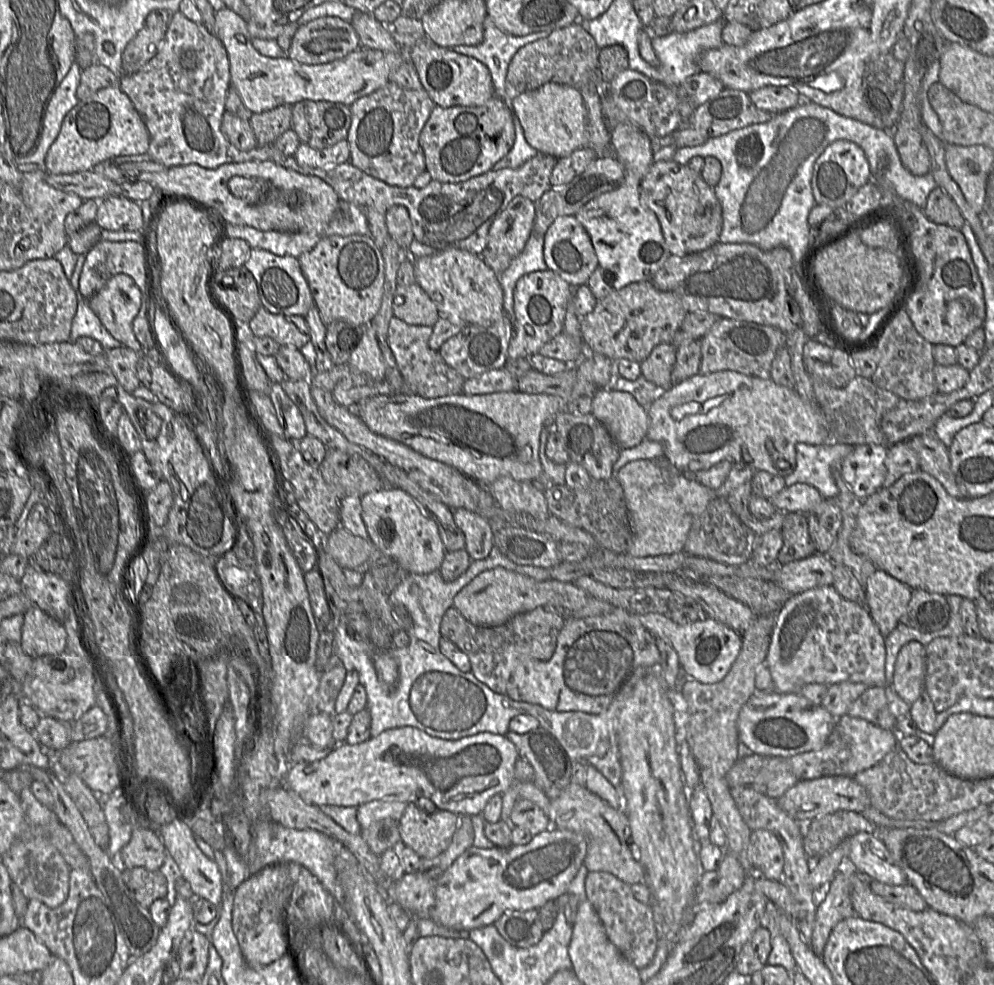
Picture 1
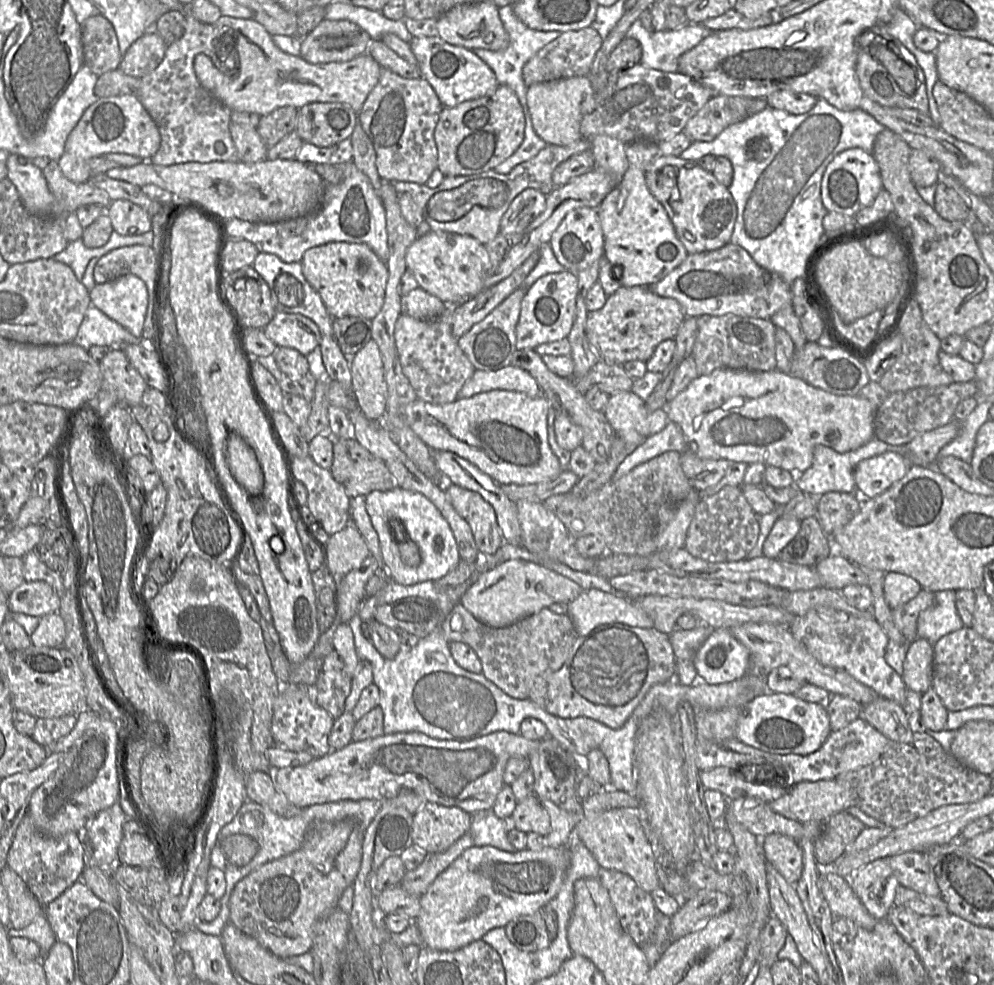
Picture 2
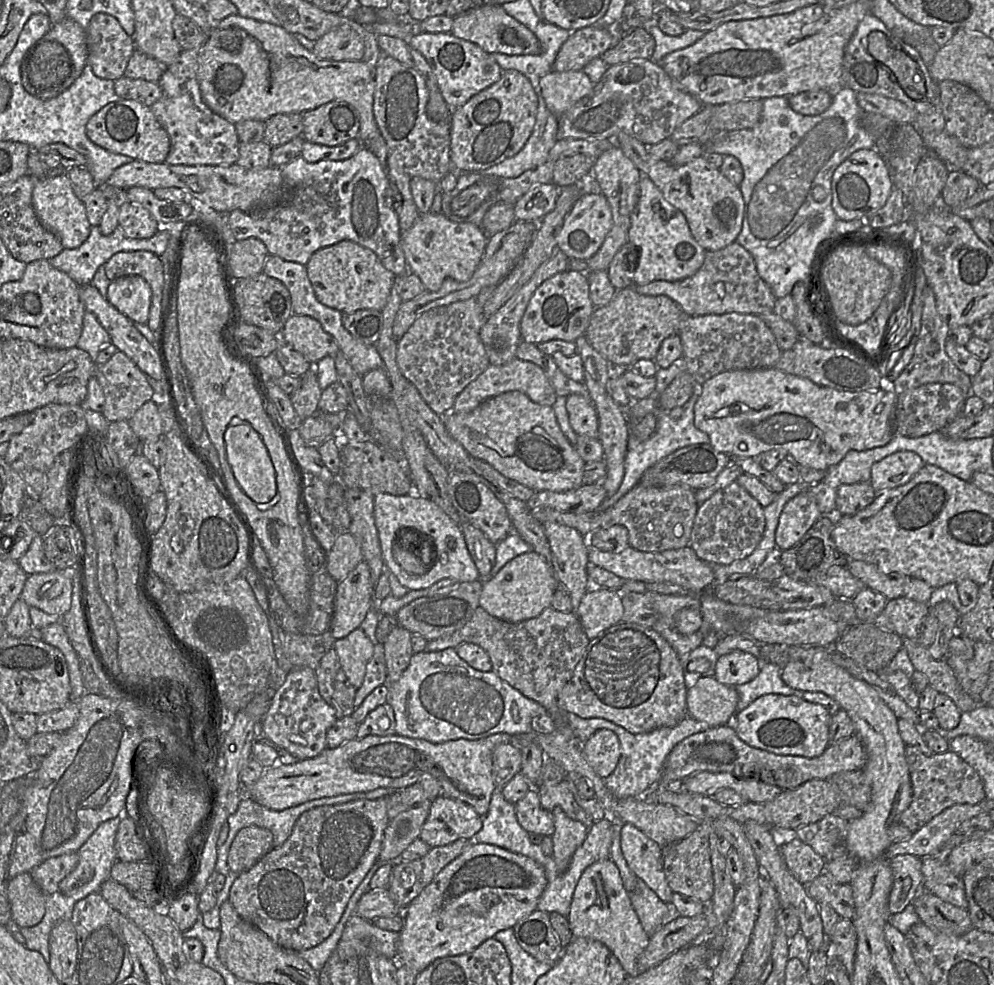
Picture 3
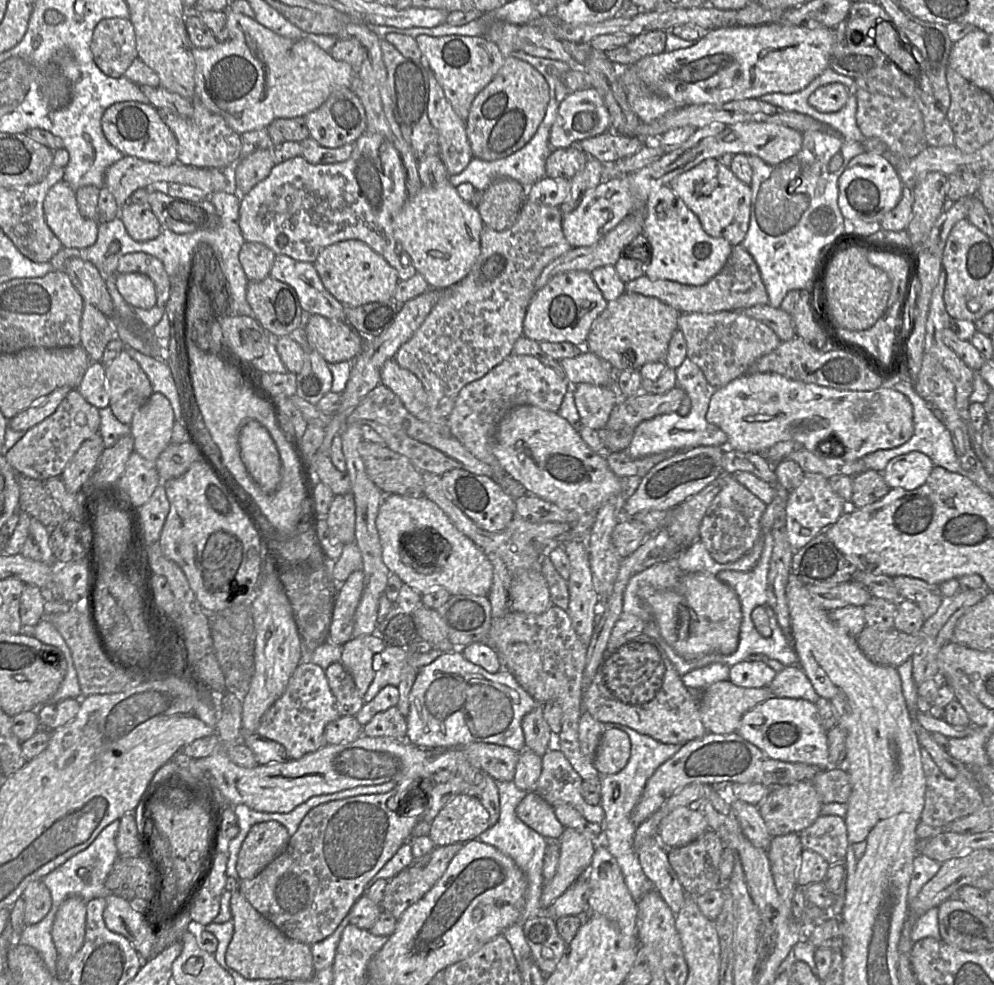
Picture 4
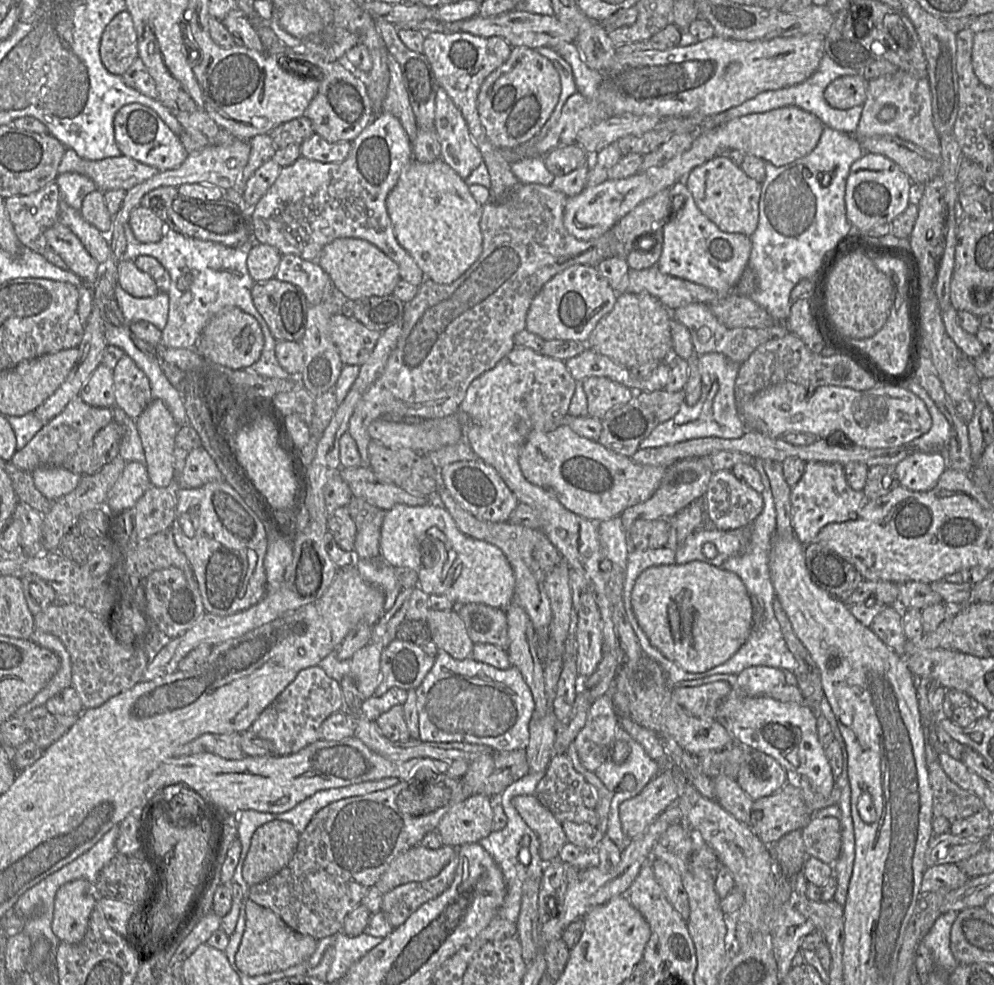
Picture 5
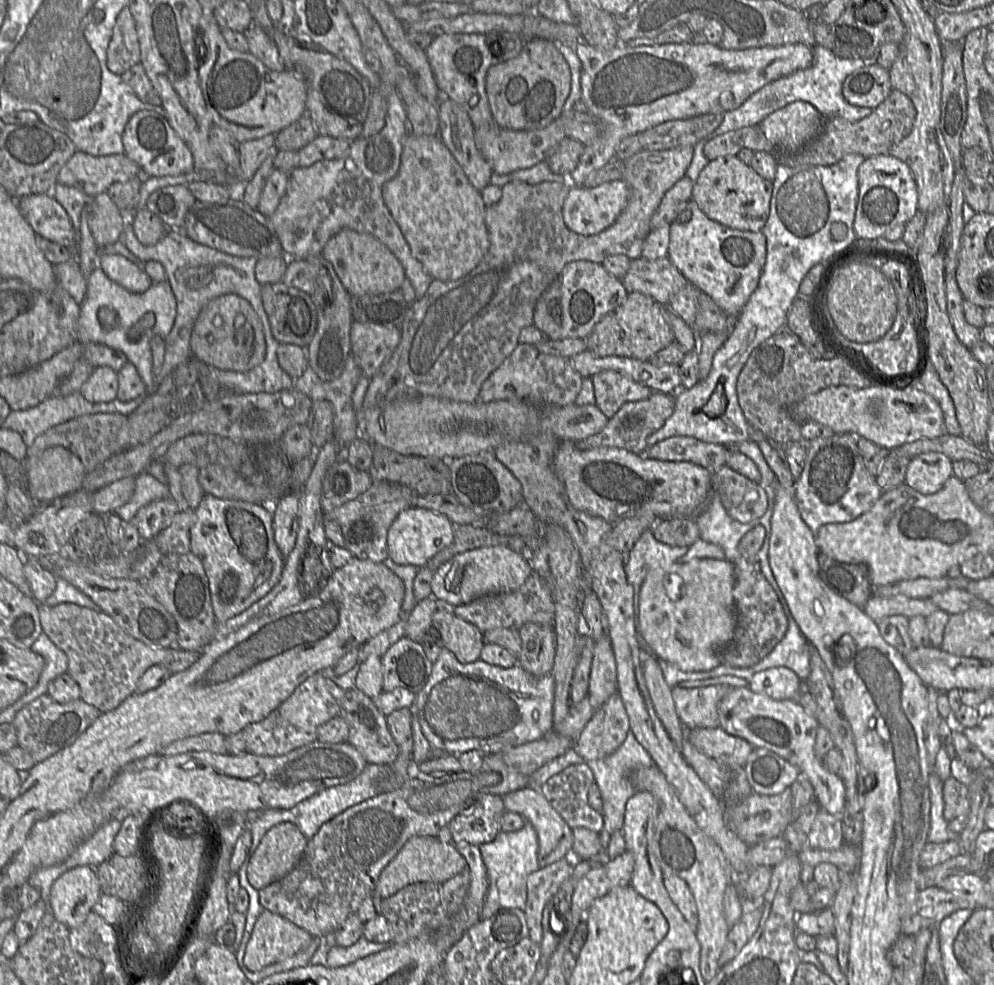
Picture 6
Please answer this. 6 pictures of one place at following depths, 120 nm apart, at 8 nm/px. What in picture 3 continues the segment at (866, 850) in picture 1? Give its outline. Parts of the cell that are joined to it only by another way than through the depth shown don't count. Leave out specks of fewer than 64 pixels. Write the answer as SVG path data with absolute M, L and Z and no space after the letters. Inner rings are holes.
M944 857L922 858L923 888L943 901L967 909L968 902L962 878L952 874L944 864Z

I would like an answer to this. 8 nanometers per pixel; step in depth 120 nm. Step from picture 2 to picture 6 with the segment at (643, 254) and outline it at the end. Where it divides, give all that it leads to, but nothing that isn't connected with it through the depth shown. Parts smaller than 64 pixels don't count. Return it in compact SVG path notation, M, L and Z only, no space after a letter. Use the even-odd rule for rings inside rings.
M691 199L670 225L667 257L689 283L709 295L727 316L738 319L757 288L766 261L766 239L761 231L735 230L710 219Z

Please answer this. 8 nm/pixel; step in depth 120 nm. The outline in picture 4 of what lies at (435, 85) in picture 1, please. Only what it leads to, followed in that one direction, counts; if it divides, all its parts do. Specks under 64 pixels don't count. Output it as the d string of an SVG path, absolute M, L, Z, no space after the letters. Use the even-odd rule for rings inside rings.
M419 35L415 39L430 71L434 73L454 111L465 122L473 100L496 76L504 63L505 55L497 44L484 35Z

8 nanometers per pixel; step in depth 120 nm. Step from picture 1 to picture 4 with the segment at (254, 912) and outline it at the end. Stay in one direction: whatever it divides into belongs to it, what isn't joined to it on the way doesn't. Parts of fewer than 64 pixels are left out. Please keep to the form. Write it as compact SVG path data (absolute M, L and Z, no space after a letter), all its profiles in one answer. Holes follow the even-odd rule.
M389 791L383 794L359 795L330 801L312 808L302 819L295 834L290 837L286 848L254 878L240 880L238 891L264 918L275 925L286 937L307 945L312 945L327 938L350 912L355 902L365 894L368 883L374 878L378 871L394 856L398 849L411 838L412 831L419 820L419 815L422 813L421 810L424 808L419 808L413 816L405 816L396 811L392 811L387 807L387 801L395 795L397 794L389 793Z

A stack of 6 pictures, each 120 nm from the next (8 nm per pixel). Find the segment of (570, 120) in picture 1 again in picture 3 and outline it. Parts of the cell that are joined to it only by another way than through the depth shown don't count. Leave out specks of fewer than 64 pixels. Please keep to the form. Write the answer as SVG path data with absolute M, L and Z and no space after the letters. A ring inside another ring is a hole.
M583 70L549 71L539 85L547 108L557 117L590 94L594 86Z

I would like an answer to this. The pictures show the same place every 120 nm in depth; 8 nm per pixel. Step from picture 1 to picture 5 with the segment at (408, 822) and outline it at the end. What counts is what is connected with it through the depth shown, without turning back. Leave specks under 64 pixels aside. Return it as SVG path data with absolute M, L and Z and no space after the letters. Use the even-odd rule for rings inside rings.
M473 795L457 803L441 818L436 832L442 845L459 848L478 843L493 831L492 798Z

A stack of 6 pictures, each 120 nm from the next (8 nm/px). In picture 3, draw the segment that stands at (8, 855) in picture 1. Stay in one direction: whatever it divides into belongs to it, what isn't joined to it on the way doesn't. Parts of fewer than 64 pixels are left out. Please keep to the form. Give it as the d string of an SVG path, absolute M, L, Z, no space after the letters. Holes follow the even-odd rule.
M77 852L51 857L34 867L29 873L45 894L58 890L59 883L71 873L79 862Z

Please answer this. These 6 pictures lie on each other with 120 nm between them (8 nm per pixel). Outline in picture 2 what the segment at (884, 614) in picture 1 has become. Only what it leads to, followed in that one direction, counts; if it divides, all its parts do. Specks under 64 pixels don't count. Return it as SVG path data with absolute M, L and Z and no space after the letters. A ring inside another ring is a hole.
M888 572L884 576L884 598L891 610L894 610L915 598L923 588L914 578Z

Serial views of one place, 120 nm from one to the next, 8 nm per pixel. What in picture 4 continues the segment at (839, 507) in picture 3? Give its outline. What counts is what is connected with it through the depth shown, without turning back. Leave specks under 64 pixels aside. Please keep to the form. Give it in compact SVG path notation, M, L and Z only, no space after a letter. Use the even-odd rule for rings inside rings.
M865 470L853 477L852 497L849 506L860 508L872 504L883 498L890 489L882 472Z

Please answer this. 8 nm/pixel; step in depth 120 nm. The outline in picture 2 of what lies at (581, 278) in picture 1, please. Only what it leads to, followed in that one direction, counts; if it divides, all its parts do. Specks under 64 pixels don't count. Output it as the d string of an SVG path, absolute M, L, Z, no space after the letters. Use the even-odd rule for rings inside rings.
M580 207L570 211L552 234L549 245L558 262L574 273L601 260L604 254L604 235L597 208Z

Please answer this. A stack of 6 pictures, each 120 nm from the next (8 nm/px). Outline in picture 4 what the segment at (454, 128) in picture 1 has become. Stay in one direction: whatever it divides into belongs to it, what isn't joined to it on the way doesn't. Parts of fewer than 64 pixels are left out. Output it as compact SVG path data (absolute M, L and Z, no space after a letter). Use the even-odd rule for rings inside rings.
M506 57L493 80L475 97L465 121L474 158L495 161L524 147L543 121L550 100L546 78L529 63Z

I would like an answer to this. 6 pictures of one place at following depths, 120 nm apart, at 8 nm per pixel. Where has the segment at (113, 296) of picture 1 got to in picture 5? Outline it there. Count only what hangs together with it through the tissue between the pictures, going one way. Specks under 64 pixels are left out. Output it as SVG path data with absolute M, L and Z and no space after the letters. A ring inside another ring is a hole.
M118 261L117 280L118 285L133 297L153 297L159 292L154 279L138 269L134 261Z

